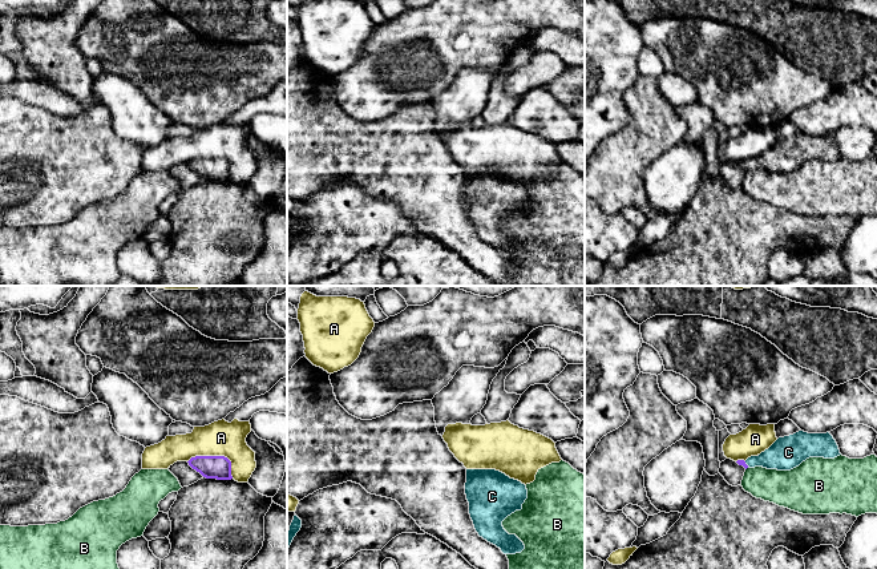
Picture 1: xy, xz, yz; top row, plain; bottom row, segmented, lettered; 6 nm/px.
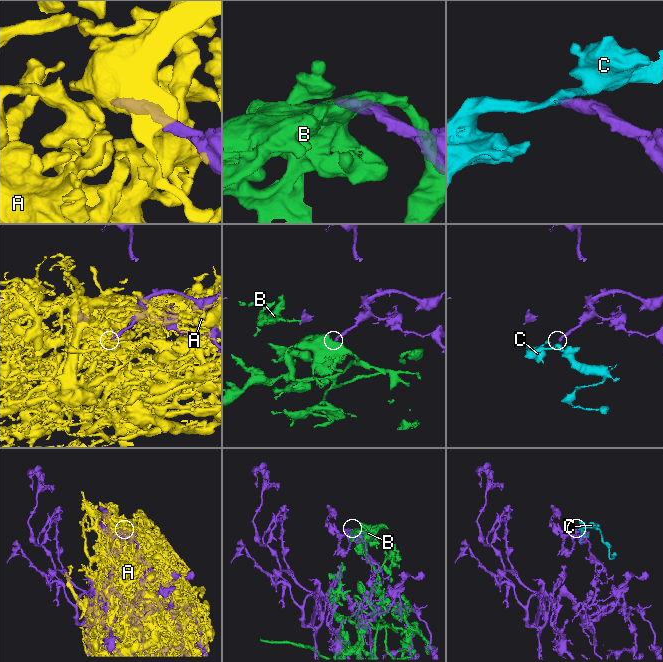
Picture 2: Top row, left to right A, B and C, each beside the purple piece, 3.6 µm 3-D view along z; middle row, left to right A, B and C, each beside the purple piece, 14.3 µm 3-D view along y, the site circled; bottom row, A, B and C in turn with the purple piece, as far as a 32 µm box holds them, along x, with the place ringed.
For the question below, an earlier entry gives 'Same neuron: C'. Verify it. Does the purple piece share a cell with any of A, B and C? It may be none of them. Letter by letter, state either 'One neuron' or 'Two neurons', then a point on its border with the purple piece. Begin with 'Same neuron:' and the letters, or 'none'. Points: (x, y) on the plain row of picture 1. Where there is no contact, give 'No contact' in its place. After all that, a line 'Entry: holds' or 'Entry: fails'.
Same neuron: C
A: Two neurons. Touches purple at xy (217, 158)
B: Two neurons. No contact
C: One neuron. Touches purple at yz (746, 166)
Entry: holds

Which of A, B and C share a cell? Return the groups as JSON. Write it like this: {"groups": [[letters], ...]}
{"groups": [["A"], ["B"], ["C"]]}

